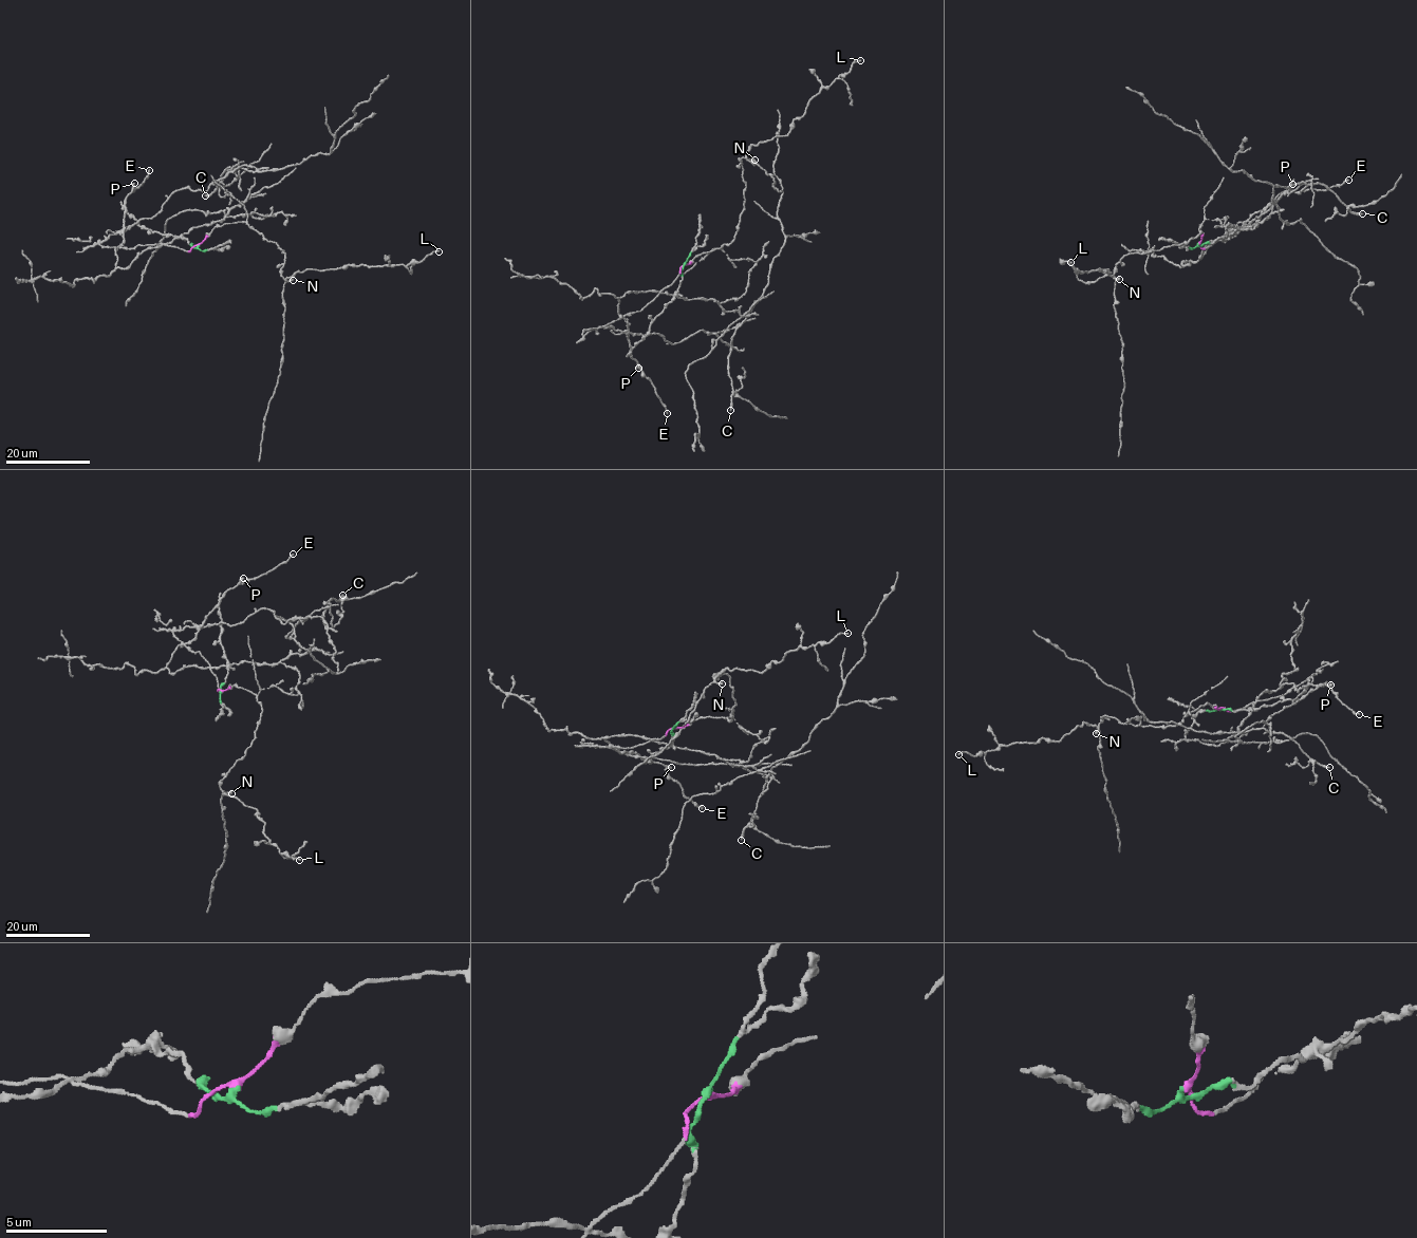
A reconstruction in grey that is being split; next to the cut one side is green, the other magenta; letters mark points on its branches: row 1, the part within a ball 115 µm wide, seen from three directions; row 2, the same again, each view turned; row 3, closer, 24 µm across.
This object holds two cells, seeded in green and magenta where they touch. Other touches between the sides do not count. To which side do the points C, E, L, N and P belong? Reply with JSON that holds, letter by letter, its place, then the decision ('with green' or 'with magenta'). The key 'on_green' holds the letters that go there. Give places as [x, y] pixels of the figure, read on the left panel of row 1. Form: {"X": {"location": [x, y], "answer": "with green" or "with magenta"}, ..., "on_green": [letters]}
{"C": {"location": [205, 195], "answer": "with green"}, "E": {"location": [149, 170], "answer": "with green"}, "L": {"location": [439, 251], "answer": "with magenta"}, "N": {"location": [293, 280], "answer": "with magenta"}, "P": {"location": [134, 183], "answer": "with green"}, "on_green": ["C", "E", "P"]}

